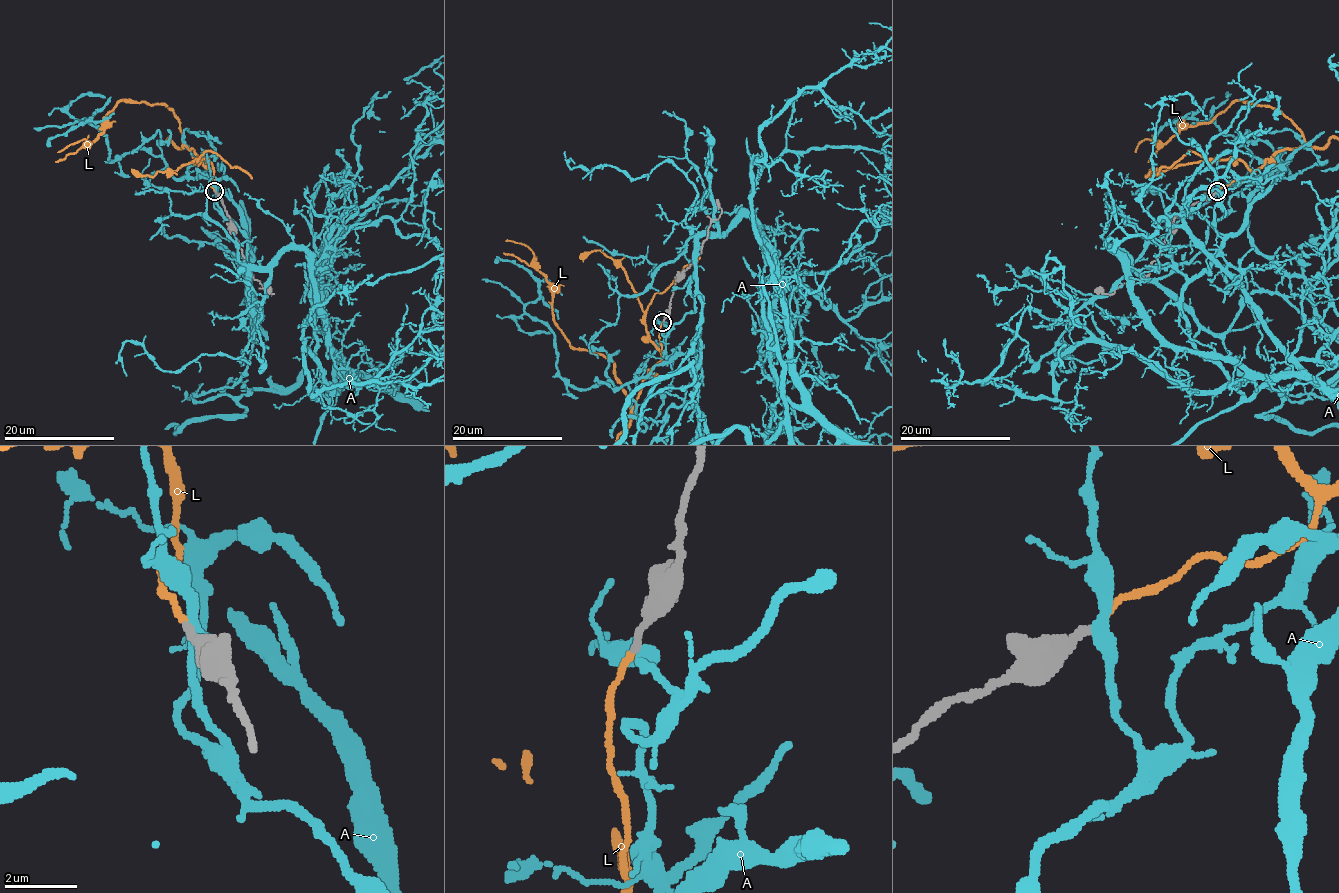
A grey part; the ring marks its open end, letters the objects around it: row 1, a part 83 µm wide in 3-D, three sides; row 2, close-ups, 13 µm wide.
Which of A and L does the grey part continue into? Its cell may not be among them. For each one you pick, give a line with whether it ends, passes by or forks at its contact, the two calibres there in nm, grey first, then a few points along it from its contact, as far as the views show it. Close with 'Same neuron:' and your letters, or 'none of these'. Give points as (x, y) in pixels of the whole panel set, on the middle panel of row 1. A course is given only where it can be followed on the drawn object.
L: it ends | 200/170 nm | via (663, 322), (661, 358), (631, 408), (614, 364), (574, 348), (558, 328), (552, 287), (528, 249), (505, 240)
Same neuron: L

